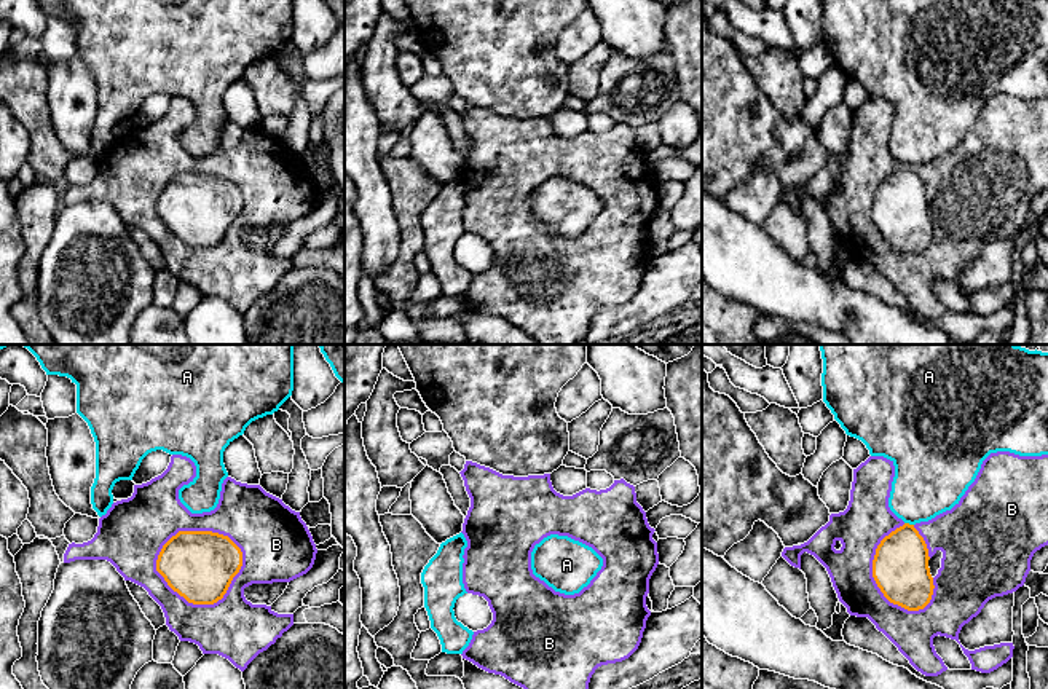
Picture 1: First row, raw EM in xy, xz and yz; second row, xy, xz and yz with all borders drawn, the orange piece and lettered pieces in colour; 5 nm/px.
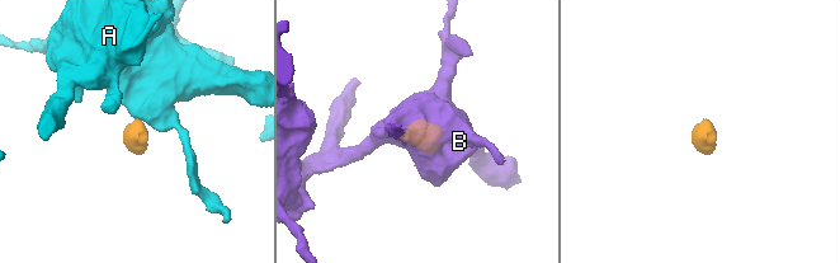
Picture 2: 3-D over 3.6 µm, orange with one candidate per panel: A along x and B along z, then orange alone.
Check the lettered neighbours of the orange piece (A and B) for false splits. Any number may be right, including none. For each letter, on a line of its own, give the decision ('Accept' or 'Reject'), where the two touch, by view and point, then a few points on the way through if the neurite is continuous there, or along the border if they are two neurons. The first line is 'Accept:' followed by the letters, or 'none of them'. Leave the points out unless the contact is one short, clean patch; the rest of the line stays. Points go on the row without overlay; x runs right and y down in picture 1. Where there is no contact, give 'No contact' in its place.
Accept: none of them
A: Reject. Touches orange at yz (908, 166). Boundary: yz (905, 165), (913, 168)
B: Reject. Touches orange at xy (190, 174)

